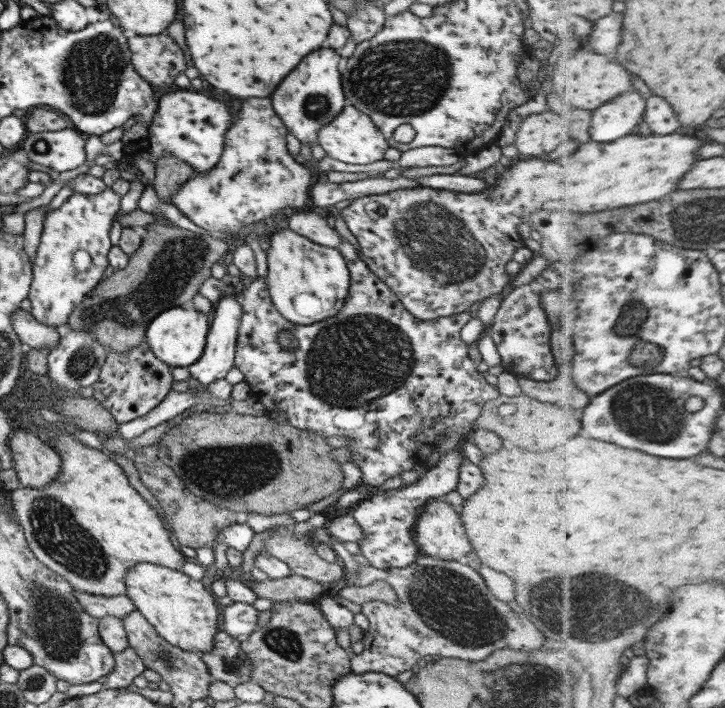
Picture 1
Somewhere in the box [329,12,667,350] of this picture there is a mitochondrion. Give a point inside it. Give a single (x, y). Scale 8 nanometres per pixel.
(397, 78)

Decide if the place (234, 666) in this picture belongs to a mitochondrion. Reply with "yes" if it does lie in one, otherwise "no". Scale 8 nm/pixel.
yes

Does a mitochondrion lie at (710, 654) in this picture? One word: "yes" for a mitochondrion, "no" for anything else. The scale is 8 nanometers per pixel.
no

